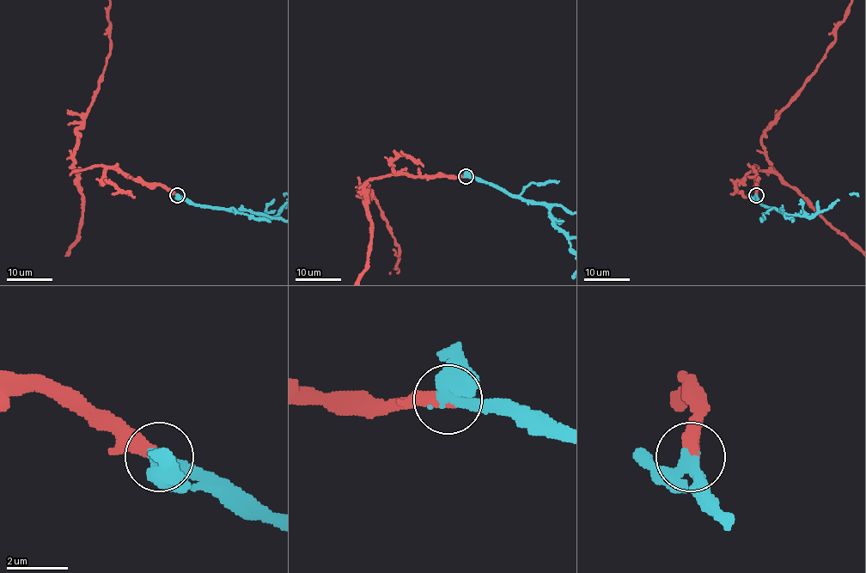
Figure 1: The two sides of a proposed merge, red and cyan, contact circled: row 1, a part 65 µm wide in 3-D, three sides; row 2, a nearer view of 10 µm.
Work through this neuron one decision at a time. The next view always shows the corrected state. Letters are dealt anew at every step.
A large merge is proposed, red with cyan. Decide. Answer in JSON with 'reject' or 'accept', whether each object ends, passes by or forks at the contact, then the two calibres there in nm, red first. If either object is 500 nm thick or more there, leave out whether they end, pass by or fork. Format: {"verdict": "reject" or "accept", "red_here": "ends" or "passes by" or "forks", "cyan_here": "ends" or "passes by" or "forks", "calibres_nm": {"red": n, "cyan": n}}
{"verdict": "accept", "red_here": "ends", "cyan_here": "passes by", "calibres_nm": {"red": 400, "cyan": 400}}

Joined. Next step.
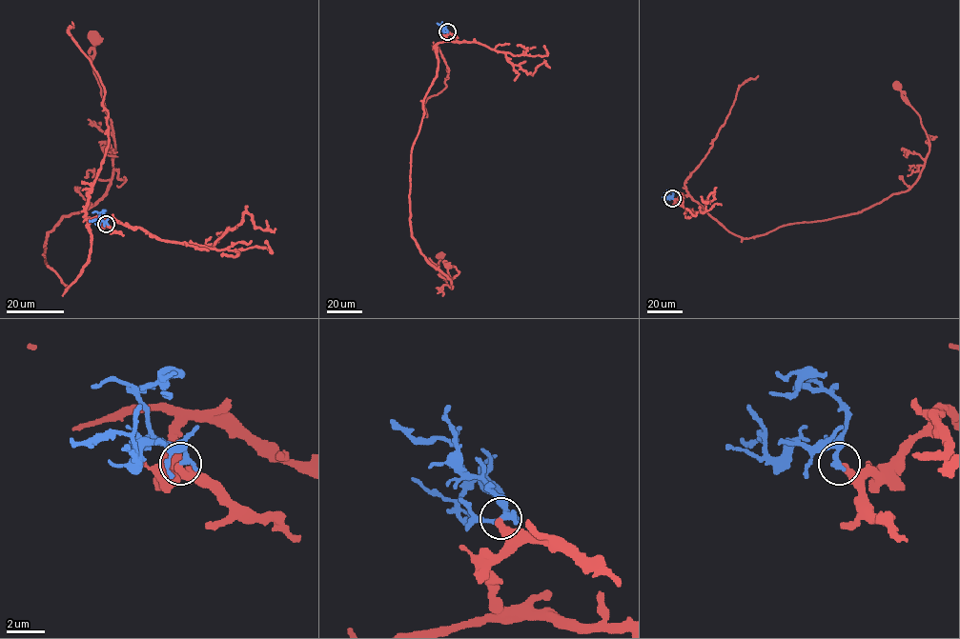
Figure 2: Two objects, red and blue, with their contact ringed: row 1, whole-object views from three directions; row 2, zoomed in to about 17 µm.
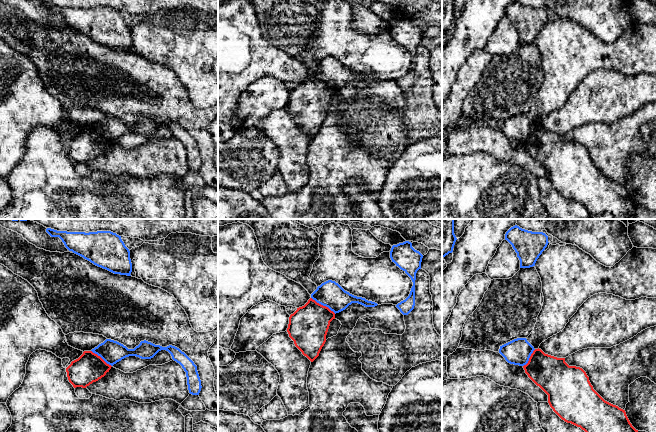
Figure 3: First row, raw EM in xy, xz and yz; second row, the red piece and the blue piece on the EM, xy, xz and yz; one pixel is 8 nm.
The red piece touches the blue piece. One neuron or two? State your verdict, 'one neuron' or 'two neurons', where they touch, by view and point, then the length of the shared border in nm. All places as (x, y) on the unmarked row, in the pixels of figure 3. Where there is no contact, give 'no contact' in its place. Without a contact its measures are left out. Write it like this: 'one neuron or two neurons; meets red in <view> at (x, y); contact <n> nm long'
two neurons; meets red in xz at (322, 81); contact 240 nm long

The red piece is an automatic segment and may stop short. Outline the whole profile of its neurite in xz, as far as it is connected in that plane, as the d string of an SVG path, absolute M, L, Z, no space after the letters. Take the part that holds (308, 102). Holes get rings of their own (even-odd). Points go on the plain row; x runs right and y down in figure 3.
M312 74L290 91L287 104L289 113L311 138L319 132L333 95L335 89Z

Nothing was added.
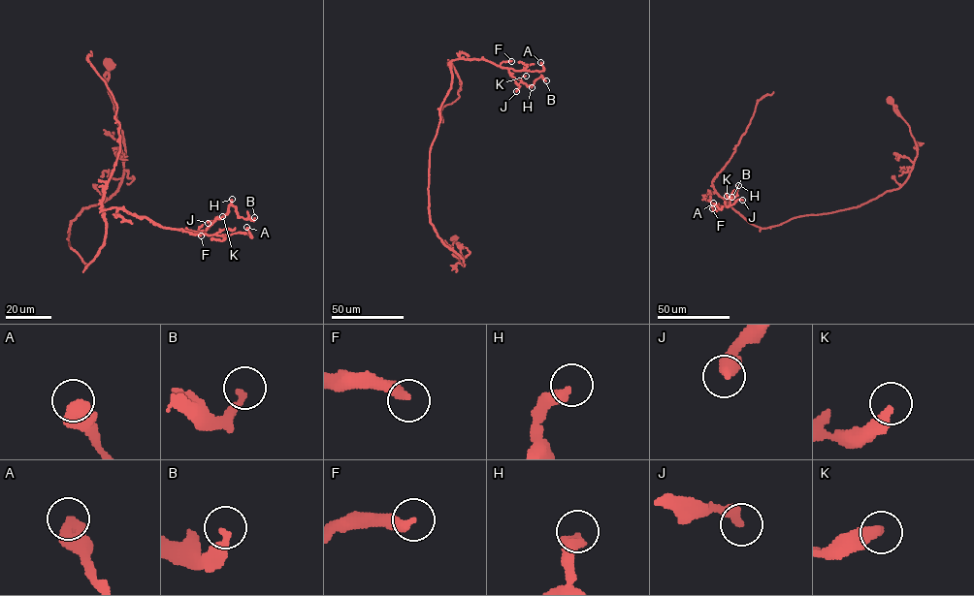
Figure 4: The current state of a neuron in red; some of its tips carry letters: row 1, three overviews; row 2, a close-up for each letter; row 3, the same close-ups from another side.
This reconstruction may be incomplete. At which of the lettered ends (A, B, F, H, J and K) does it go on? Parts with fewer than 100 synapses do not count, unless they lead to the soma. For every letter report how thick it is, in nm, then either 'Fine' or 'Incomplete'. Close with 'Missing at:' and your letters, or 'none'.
A: Thickness 550 nm. Fine
B: Thickness 280 nm. Fine
F: Thickness 360 nm. Fine
H: Thickness 400 nm. Fine
J: Thickness 440 nm. Fine
K: Thickness 360 nm. Fine
Missing at: none

